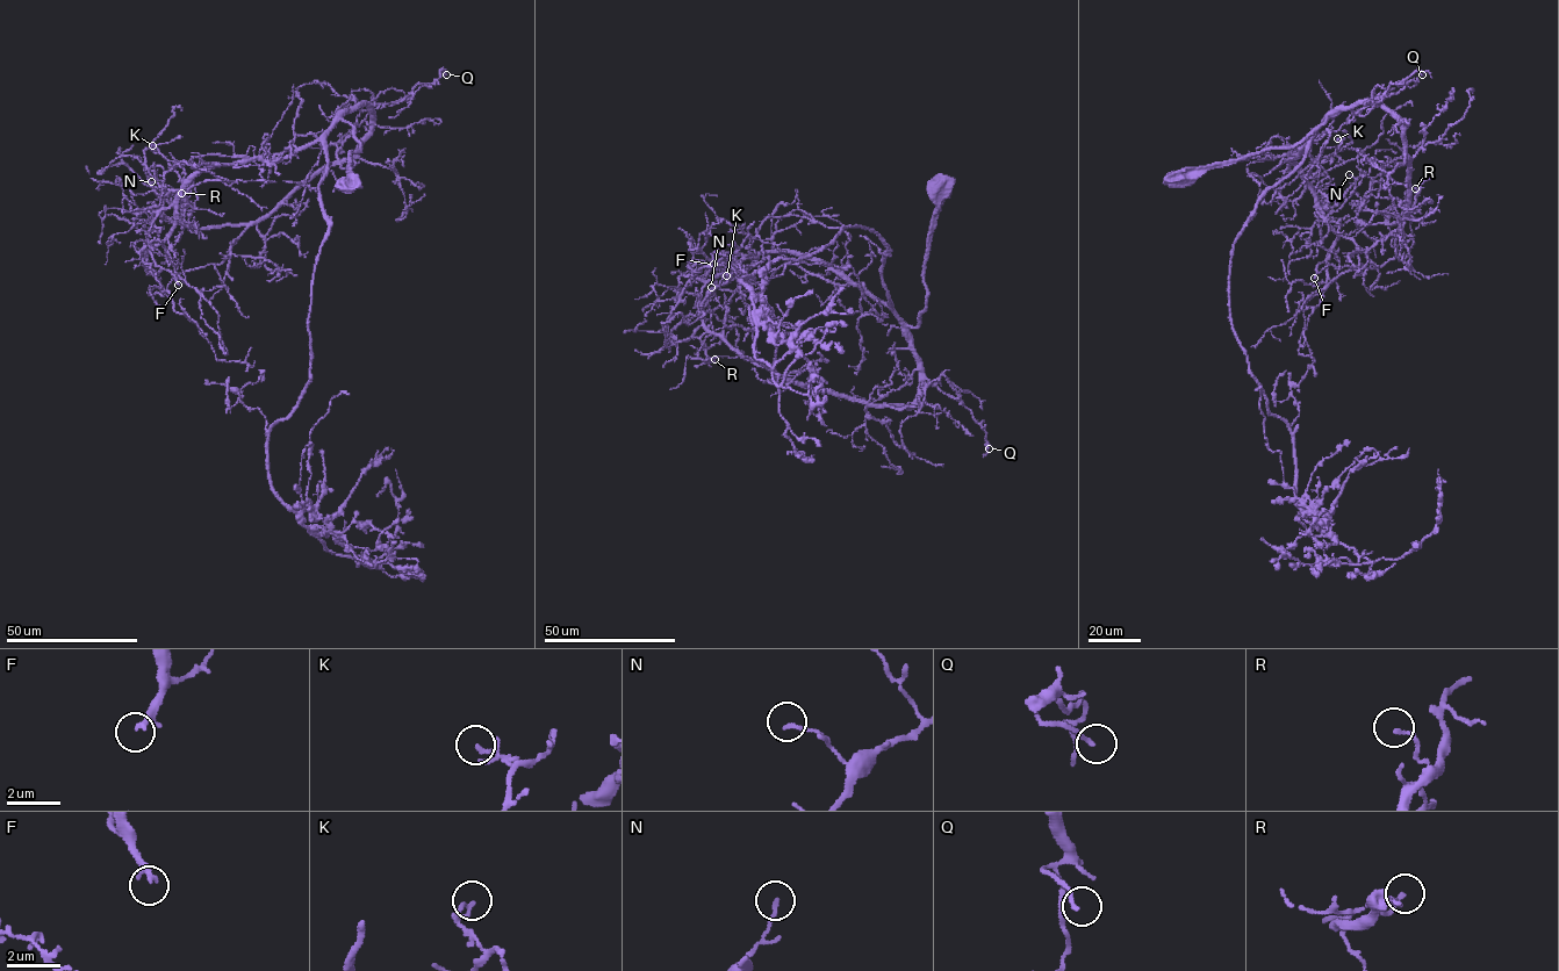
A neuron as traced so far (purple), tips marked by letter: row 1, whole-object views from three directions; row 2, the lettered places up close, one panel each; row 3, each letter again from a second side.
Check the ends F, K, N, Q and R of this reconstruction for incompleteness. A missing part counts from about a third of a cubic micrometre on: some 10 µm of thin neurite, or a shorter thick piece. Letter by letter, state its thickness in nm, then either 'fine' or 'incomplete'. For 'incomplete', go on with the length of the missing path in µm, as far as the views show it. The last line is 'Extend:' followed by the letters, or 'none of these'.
F: calibre 200 nm; incomplete; missing 35 µm
K: calibre 90 nm; fine
N: calibre 140 nm; fine
Q: calibre 140 nm; fine
R: calibre 150 nm; fine
Extend: F

